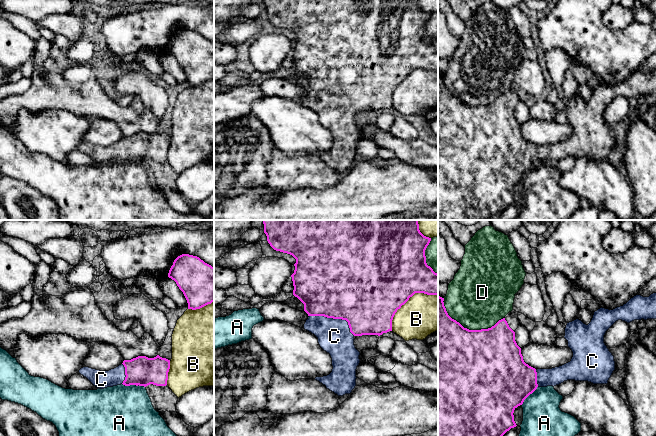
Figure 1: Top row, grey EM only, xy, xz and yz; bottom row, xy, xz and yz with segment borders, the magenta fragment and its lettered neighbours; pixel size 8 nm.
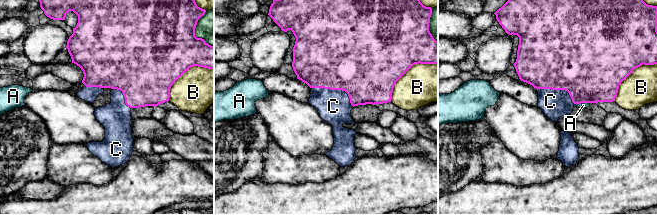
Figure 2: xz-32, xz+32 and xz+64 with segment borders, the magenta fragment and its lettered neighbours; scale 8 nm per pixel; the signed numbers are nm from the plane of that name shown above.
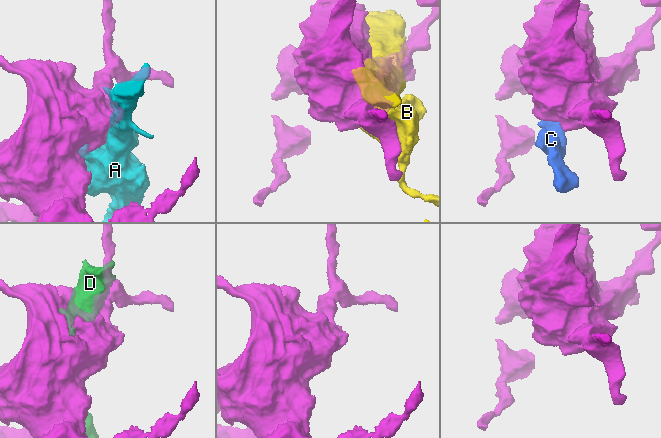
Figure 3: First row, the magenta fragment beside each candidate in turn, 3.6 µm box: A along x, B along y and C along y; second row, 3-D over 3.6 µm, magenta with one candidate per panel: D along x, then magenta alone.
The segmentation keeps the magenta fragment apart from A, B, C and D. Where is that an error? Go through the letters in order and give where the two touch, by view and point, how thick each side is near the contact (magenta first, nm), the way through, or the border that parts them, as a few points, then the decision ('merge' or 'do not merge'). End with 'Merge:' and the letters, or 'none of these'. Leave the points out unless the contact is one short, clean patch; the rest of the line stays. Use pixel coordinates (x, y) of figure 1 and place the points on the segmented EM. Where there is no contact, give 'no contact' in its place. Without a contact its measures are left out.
A: contact xy (134, 384); calibres 240 and 400 nm; do not merge
B: contact xz (407, 300); calibres 500 and 320 nm; do not merge
C: contact xz (335, 318); calibres 500 and 260 nm; way xz (338, 287), (338, 311), (335, 318), (334, 336); merge
D: contact yz (468, 329); calibres 500 and 460 nm; do not merge
Merge: C

